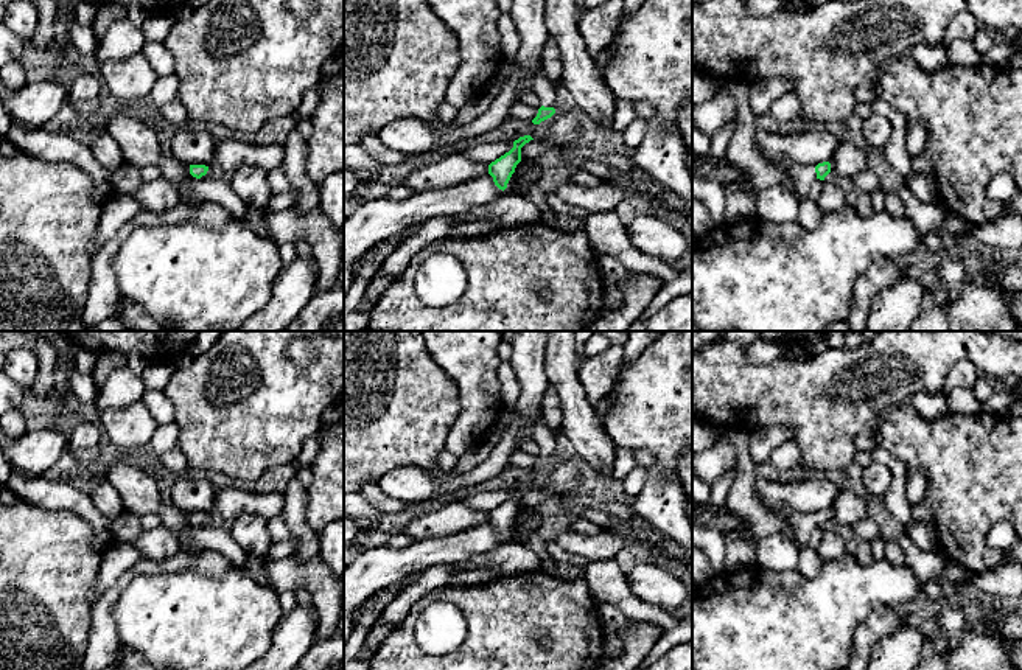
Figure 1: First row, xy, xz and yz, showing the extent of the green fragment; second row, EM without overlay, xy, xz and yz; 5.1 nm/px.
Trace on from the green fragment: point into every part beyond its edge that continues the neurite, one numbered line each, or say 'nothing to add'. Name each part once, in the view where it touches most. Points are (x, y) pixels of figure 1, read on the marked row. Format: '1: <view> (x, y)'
1: yz (803, 176)

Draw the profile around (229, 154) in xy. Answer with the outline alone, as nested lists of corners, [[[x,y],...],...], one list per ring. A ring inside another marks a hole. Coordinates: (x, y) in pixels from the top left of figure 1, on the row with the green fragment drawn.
[[[216,140],[213,160],[208,168],[218,168],[226,176],[240,166],[254,166],[264,171],[282,165],[283,145],[254,145],[241,140]]]

